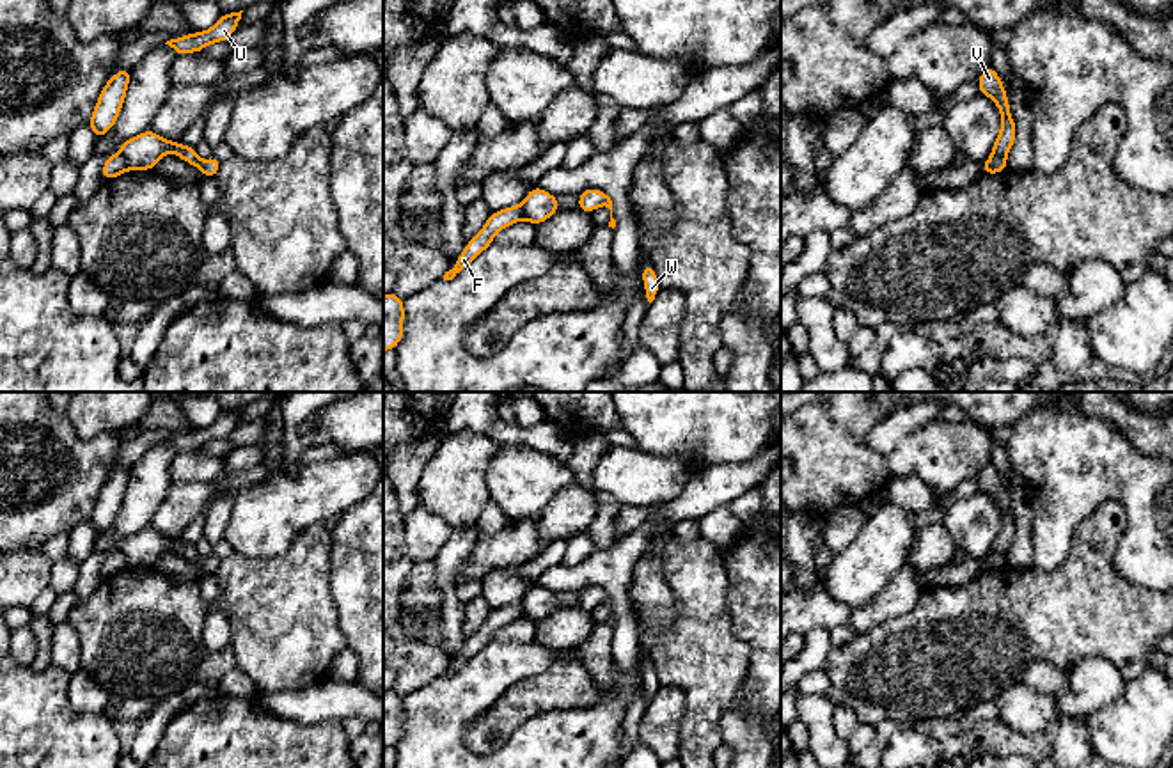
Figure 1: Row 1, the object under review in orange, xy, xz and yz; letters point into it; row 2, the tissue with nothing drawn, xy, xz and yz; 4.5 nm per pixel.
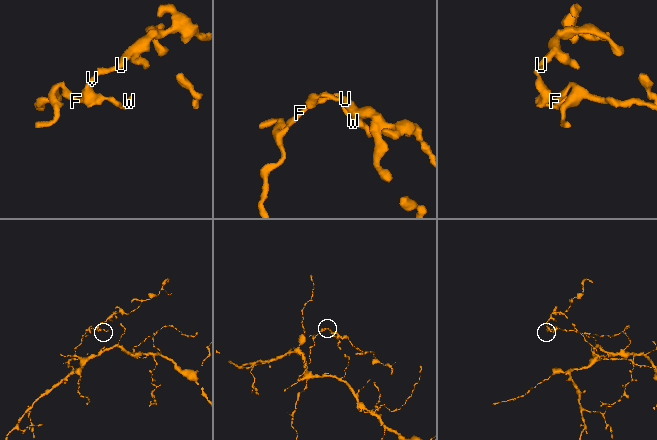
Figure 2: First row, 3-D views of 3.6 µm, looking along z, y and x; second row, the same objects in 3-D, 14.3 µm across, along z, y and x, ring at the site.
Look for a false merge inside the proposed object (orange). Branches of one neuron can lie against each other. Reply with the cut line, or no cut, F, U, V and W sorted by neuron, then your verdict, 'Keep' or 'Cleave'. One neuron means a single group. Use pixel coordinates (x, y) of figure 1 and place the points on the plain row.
Split along xy (119, 550), (128, 566). Groups: F / U V W. Cleave

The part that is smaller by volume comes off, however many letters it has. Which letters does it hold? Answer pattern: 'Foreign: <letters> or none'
Foreign: U, V, W

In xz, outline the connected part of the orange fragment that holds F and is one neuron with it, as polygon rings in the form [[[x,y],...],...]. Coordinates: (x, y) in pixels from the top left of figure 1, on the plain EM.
[[[522,601],[490,610],[484,624],[465,642],[463,649],[458,653],[456,662],[445,669],[444,678],[453,678],[460,672],[481,649],[484,649],[497,630],[522,617]]]

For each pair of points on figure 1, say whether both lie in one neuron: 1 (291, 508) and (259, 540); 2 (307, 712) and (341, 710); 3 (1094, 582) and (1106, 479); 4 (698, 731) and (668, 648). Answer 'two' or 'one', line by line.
1: one
2: one
3: two
4: one

